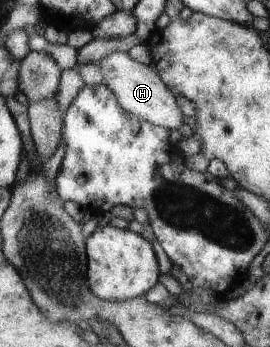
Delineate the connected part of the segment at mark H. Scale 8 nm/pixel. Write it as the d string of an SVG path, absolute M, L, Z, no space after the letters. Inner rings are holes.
M110 53L100 60L104 75L104 86L118 99L120 106L134 116L171 130L179 130L184 124L184 113L178 106L176 95L164 84L152 65L148 66L132 59L128 53Z

